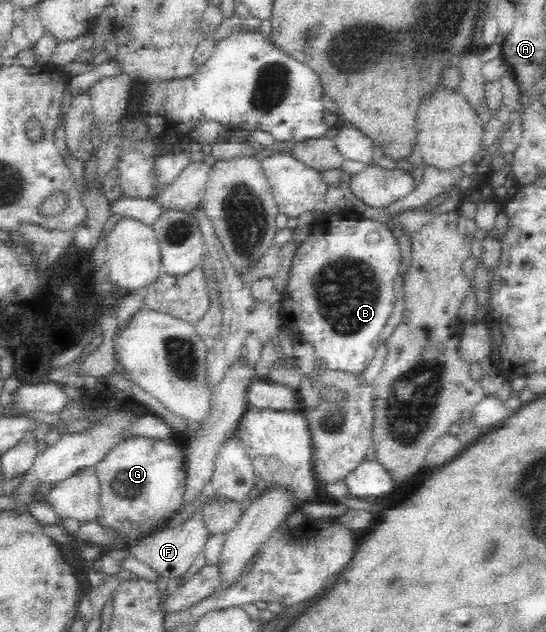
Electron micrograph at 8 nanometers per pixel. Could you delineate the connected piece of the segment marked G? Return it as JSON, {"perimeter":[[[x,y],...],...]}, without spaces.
{"perimeter":[[[134,435],[95,464],[100,483],[100,509],[96,520],[109,526],[124,526],[126,520],[166,519],[183,504],[187,466],[178,445],[144,435]]]}

